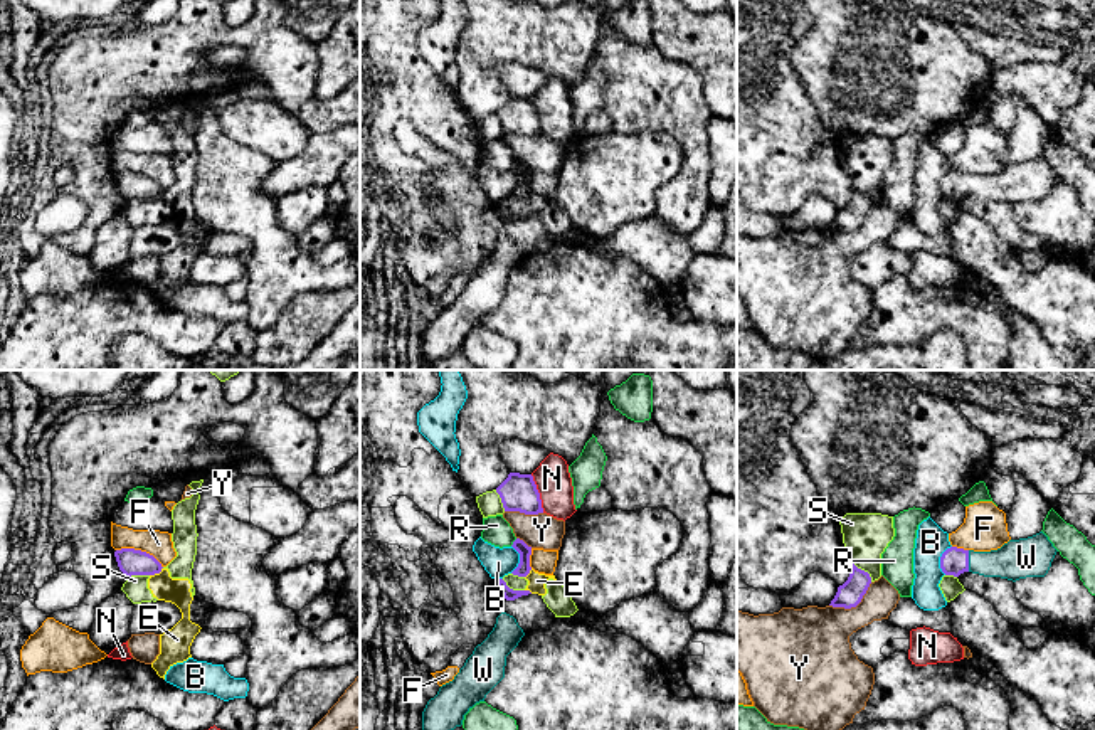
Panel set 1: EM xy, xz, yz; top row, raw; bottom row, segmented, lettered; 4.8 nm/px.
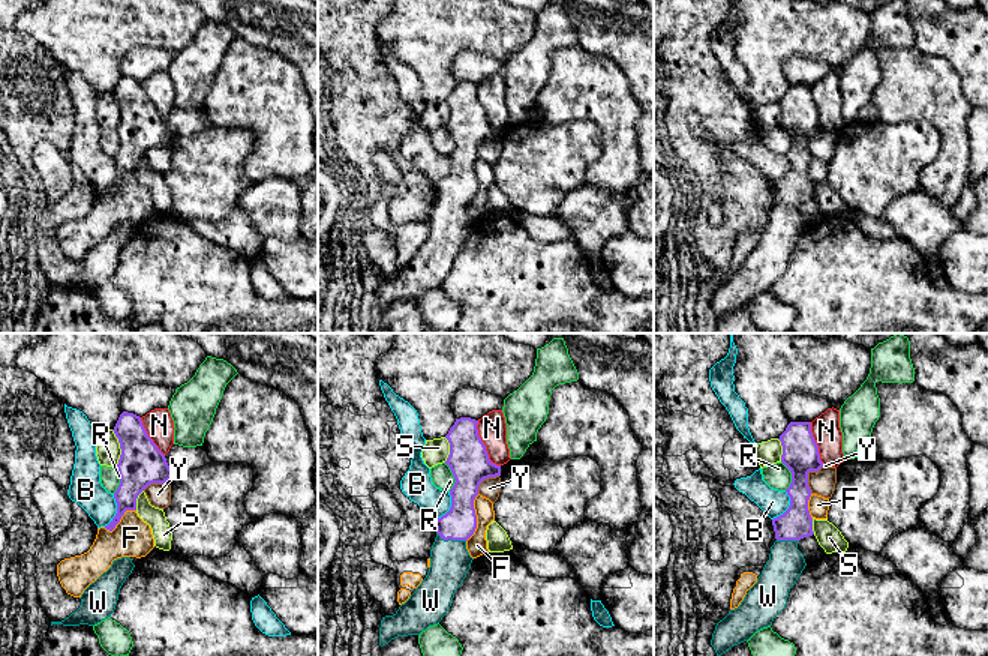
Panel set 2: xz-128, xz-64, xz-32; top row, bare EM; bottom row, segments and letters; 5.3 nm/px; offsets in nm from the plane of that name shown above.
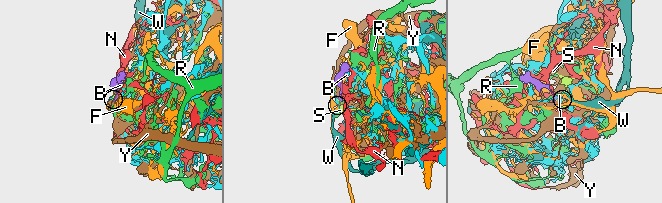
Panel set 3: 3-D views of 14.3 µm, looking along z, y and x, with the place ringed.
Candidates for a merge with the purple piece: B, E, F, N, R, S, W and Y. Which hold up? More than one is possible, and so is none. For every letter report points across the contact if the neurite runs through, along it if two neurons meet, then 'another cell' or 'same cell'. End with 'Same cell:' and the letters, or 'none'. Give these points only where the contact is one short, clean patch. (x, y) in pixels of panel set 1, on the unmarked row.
B: border along yz (951, 169), (941, 180), (941, 194), (944, 197); another cell
E: border along xy (162, 190), (150, 199); another cell
F: another cell
N: another cell
R: another cell
S: another cell
W: runs through yz (954, 184), (968, 184), (1018, 182); same cell
Y: another cell
Same cell: W

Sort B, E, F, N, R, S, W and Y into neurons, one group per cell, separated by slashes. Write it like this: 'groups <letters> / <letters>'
groups B / E S / F / N / R / W / Y

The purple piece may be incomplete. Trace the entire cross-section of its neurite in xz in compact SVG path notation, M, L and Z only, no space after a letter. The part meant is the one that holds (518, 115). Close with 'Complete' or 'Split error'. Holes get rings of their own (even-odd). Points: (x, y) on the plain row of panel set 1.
M510 96L496 111L505 135L520 135L525 138L543 136L540 116L532 98Z. Complete

